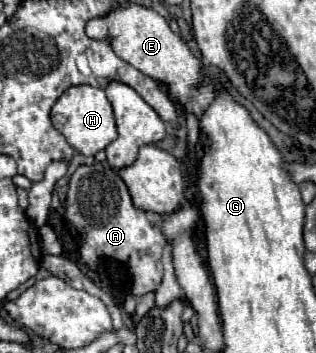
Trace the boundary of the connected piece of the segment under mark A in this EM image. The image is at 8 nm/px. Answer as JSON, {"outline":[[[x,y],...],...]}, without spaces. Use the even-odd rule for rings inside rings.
{"outline":[[[97,161],[93,165],[79,167],[69,181],[65,209],[67,209],[67,219],[81,233],[81,261],[83,263],[95,269],[101,257],[117,259],[125,263],[131,271],[133,295],[143,297],[147,293],[157,291],[163,278],[164,270],[163,266],[159,266],[159,262],[166,241],[162,233],[153,227],[151,219],[147,219],[147,213],[133,205],[129,191],[123,179],[117,175],[117,171]],[[149,257],[152,261],[150,265],[139,266],[139,259],[146,261]]]}

